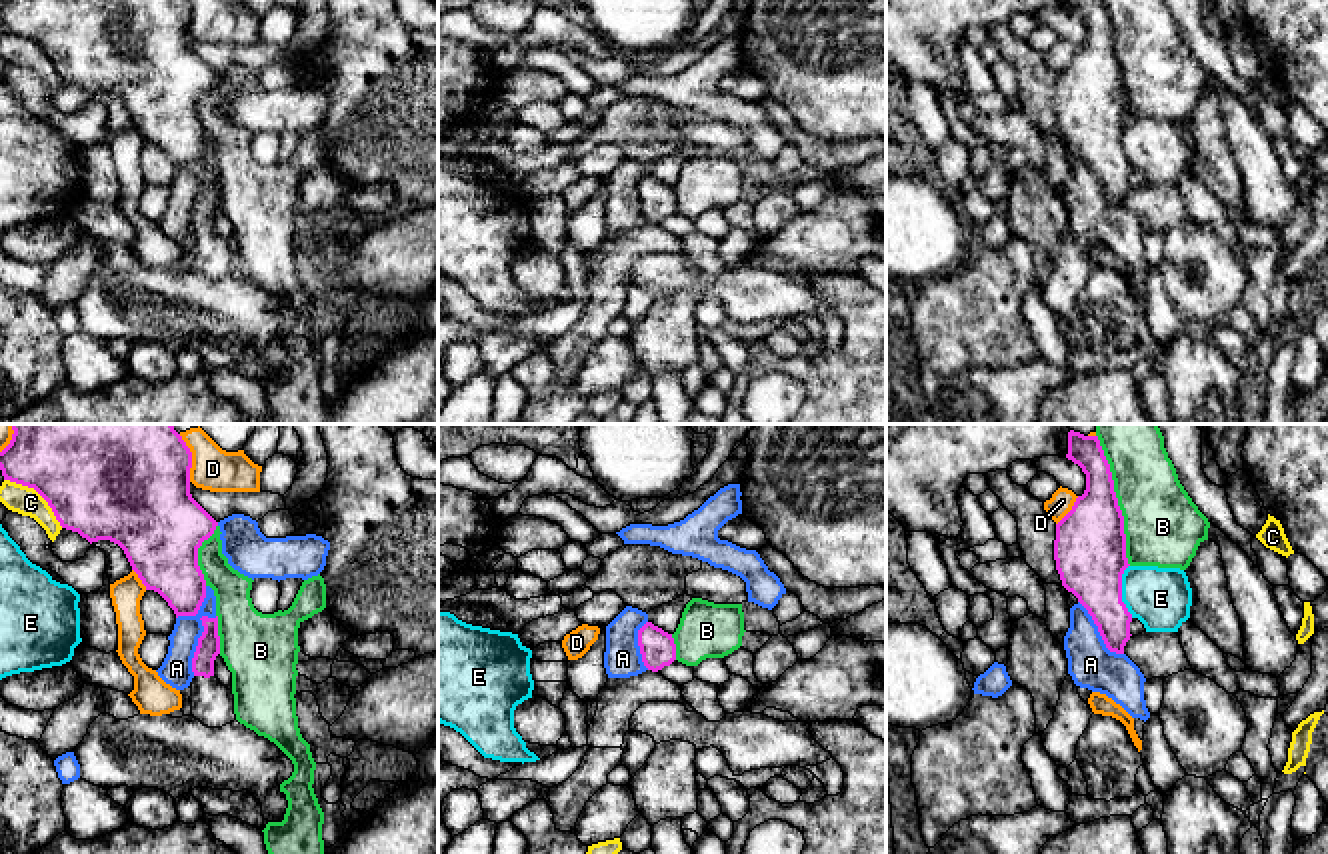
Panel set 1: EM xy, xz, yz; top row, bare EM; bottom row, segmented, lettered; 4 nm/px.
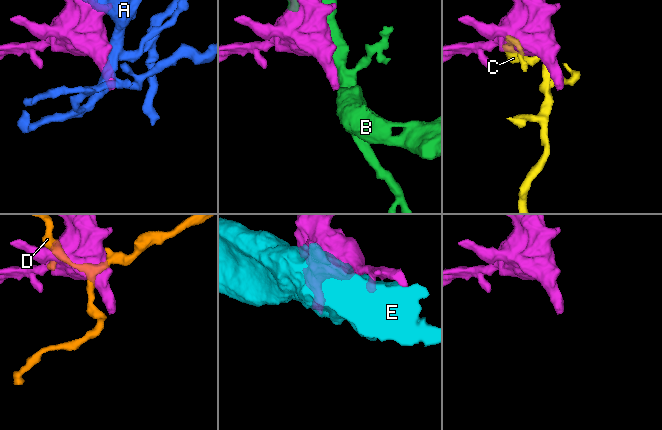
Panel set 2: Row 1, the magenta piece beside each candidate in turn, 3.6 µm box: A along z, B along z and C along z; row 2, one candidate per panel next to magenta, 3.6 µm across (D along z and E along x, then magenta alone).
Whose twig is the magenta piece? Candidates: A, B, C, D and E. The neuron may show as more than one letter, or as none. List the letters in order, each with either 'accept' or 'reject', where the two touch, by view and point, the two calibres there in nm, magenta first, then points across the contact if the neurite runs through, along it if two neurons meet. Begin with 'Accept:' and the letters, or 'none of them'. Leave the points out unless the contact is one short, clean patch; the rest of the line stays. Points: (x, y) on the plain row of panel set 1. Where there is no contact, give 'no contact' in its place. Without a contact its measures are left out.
Accept: none of them
A: reject; contact xy (198, 190); calibres 100 and 130 nm
B: reject; contact yz (1118, 58); calibres 280 and 320 nm
C: reject; contact xy (38, 44); calibres 360 and 120 nm
D: reject; contact xy (190, 16); calibres 400 and 180 nm
E: reject; contact yz (1120, 142); calibres 280 and 240 nm

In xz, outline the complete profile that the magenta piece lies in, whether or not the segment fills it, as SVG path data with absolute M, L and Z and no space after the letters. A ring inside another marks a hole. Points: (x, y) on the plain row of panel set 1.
M646 174L638 182L638 198L644 218L652 224L662 222L676 212L676 196L672 186L664 184L652 174Z

